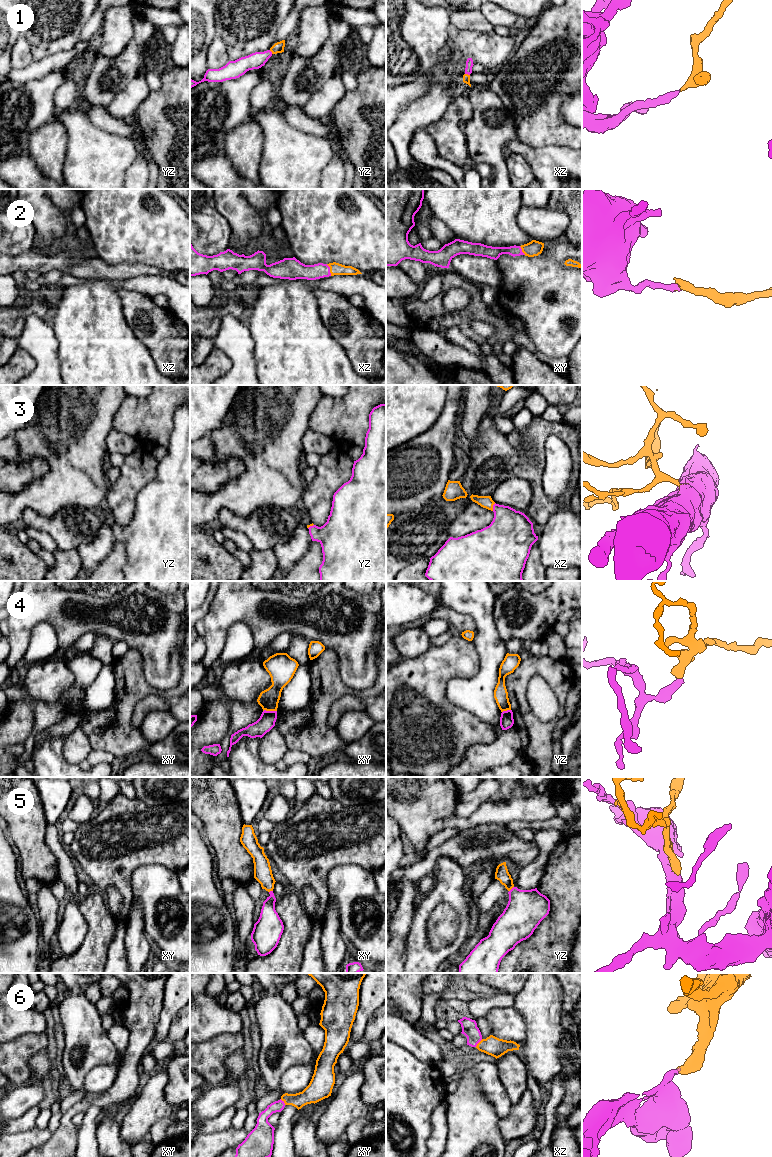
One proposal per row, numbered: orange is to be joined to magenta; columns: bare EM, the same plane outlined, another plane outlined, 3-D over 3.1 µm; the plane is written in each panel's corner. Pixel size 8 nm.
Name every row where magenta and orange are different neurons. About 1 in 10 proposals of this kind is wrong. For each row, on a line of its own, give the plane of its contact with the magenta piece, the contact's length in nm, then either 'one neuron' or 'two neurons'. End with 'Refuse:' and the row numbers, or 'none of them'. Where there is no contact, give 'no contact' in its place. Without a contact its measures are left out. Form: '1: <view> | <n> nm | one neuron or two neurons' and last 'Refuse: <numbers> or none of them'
1: xz | 40 nm | one neuron
2: xz | 100 nm | one neuron
3: xz | 70 nm | one neuron
4: xy | 110 nm | two neurons
5: yz | 60 nm | one neuron
6: xz | 90 nm | one neuron
Refuse: 4

